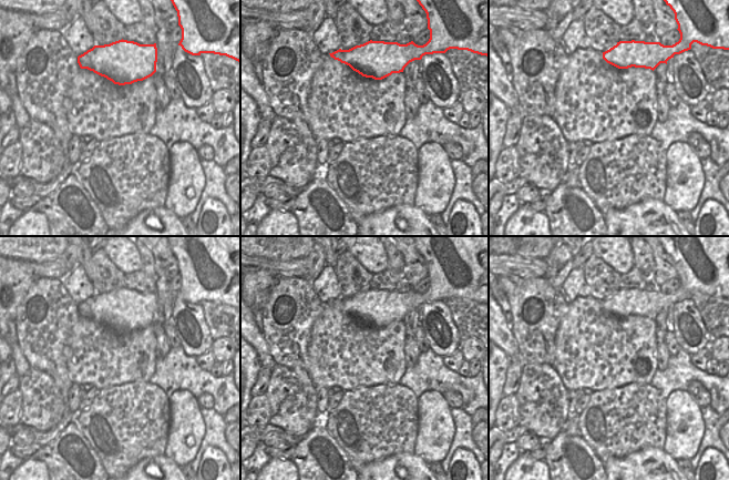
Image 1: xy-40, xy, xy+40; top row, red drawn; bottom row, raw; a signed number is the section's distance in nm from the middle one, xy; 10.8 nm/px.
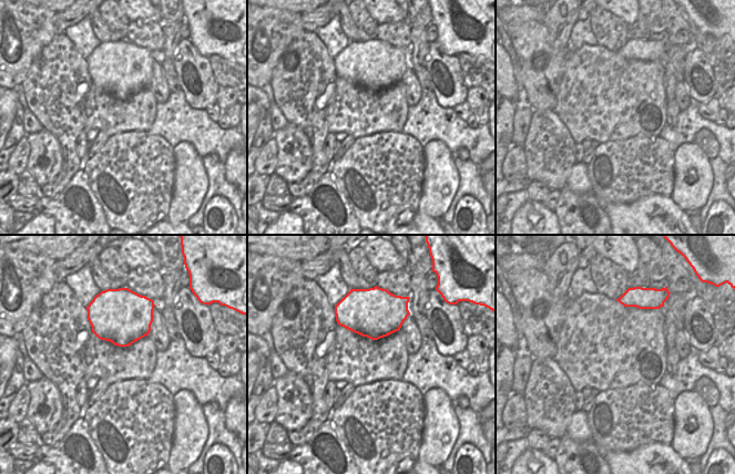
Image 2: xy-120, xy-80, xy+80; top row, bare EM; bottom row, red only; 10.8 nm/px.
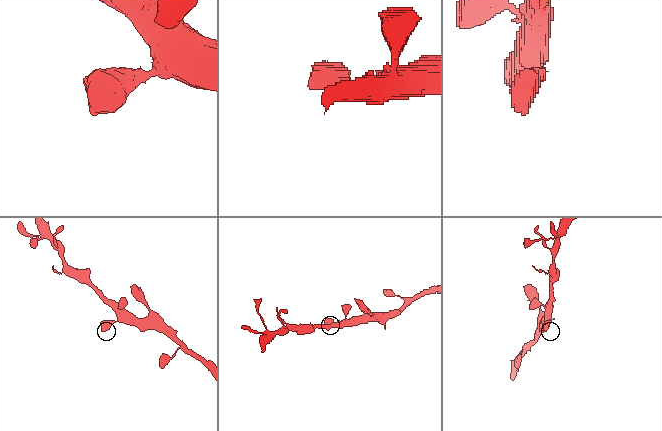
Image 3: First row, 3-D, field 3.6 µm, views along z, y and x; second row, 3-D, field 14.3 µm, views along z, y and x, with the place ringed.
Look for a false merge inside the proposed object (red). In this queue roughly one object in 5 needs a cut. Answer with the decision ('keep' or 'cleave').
keep

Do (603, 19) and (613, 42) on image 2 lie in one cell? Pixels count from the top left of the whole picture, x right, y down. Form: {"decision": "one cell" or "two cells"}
{"decision": "one cell"}

